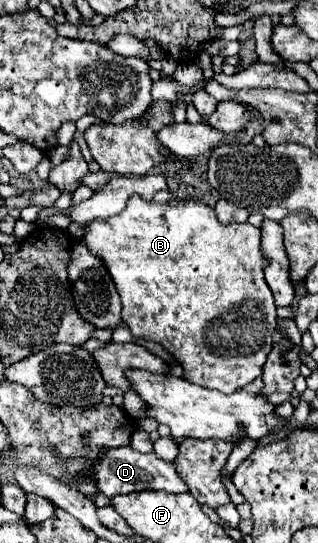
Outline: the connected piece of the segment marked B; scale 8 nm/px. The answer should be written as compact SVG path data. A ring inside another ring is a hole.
M134 195L126 209L114 217L108 219L94 219L86 225L84 231L84 241L88 245L88 249L92 249L92 253L96 253L106 269L110 271L116 289L122 297L122 319L130 325L132 335L134 337L144 337L150 341L160 343L162 347L166 347L166 351L170 351L180 365L184 367L184 379L202 385L206 389L218 389L222 393L234 393L238 389L242 389L244 385L252 383L256 377L262 375L262 365L274 345L274 333L276 333L276 305L274 301L270 301L270 289L268 283L264 279L264 267L268 265L268 259L264 259L262 255L262 247L260 247L260 239L262 239L262 231L250 223L232 223L232 225L224 225L216 219L214 209L210 209L208 205L204 205L202 201L182 201L176 199L174 205L172 203L154 203L154 201L144 201L140 195Z

